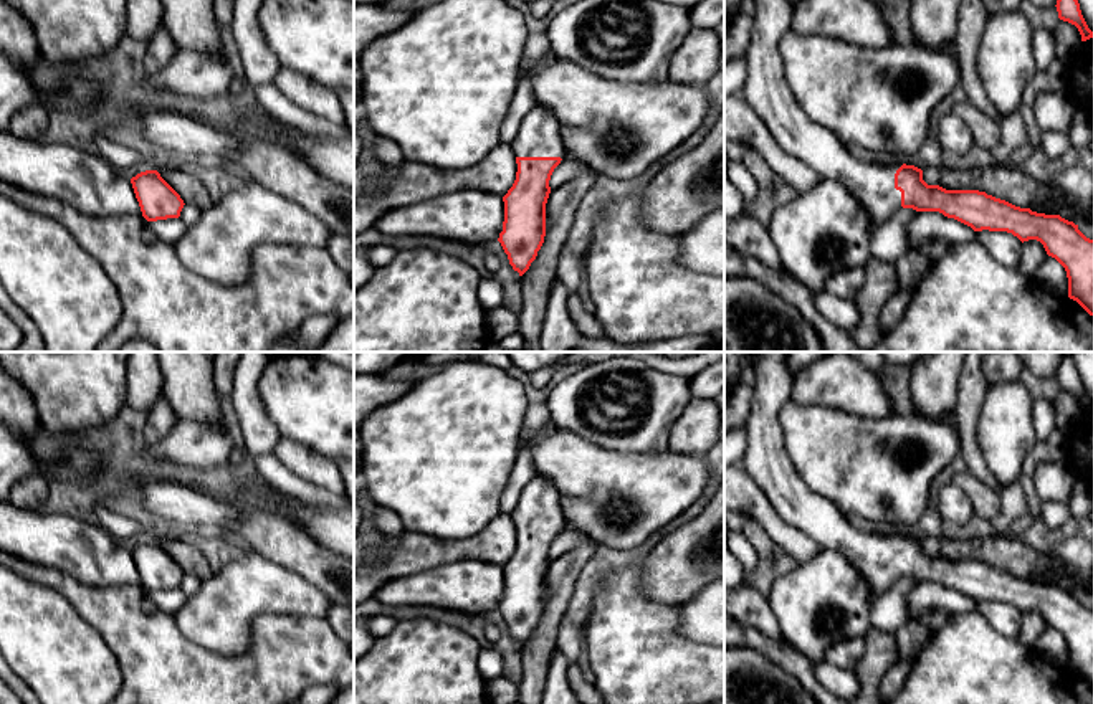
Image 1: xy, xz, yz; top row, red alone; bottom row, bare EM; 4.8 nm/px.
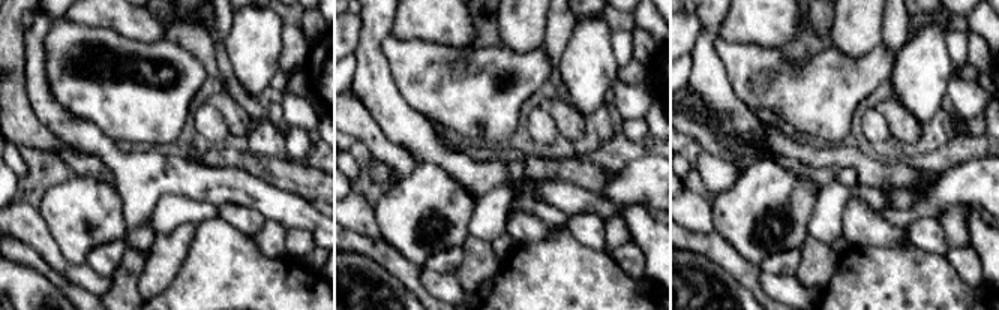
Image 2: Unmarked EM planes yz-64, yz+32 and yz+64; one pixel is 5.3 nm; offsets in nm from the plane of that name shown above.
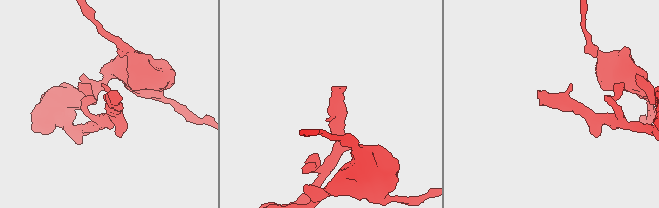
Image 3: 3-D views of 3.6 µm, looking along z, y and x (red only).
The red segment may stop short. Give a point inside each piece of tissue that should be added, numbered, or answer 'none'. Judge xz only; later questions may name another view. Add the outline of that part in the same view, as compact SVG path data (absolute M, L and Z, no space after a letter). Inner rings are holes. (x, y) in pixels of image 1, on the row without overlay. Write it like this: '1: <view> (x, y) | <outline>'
1: xz (539, 503) | M541 474L524 486L511 519L516 527L566 529L567 526L556 484Z

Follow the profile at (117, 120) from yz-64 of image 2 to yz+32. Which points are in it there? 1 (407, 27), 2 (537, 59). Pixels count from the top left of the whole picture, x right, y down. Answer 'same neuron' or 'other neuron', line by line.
1: other neuron
2: same neuron

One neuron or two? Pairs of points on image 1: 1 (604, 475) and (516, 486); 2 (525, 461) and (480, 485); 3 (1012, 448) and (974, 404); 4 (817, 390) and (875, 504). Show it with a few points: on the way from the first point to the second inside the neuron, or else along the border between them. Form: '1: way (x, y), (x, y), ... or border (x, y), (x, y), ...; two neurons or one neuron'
1: border (521, 443), (529, 450), (533, 468), (538, 473); two neurons
2: border (521, 445), (500, 504); two neurons
3: border (989, 385), (978, 418), (978, 448), (981, 451); two neurons
4: border (789, 399), (799, 404), (819, 404), (863, 415); two neurons

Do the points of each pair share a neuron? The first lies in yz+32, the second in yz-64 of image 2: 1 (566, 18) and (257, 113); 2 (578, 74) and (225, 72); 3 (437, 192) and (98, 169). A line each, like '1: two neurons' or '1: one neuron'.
1: one neuron
2: two neurons
3: two neurons

